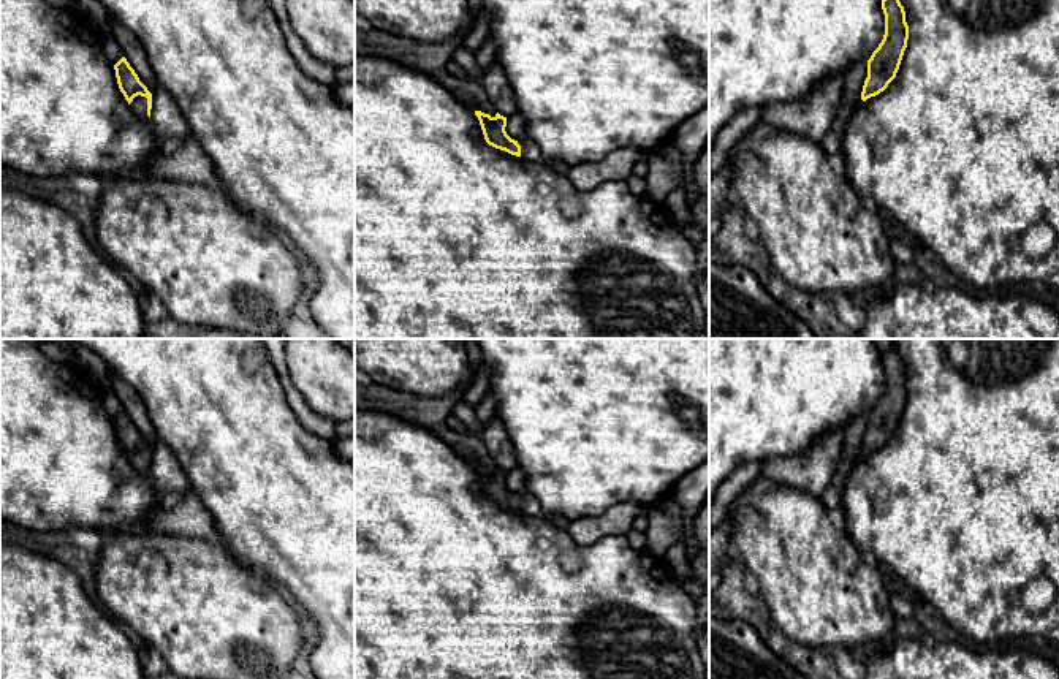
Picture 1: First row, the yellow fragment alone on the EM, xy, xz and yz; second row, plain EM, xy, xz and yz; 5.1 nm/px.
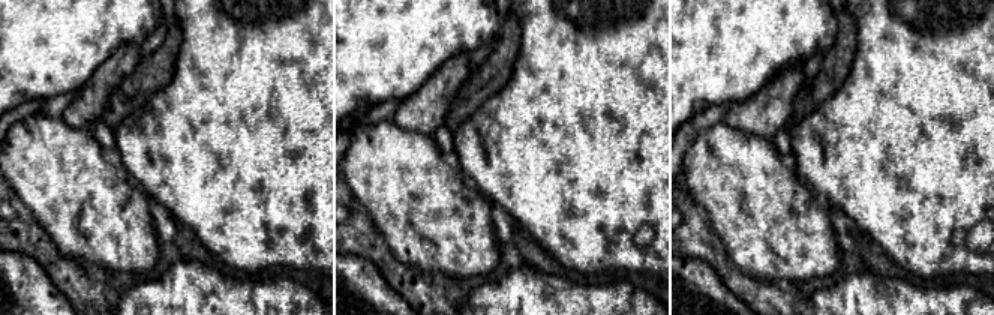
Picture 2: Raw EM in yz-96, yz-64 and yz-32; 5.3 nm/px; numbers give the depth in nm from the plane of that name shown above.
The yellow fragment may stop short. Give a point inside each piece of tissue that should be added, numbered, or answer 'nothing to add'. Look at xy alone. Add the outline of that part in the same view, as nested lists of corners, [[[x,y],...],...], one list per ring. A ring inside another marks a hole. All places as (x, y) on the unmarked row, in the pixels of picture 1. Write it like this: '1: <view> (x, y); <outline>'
1: xy (140, 458); [[[141,450],[135,451],[133,456],[130,457],[130,462],[141,476],[150,476],[147,470],[147,453],[146,451],[141,451]]]

